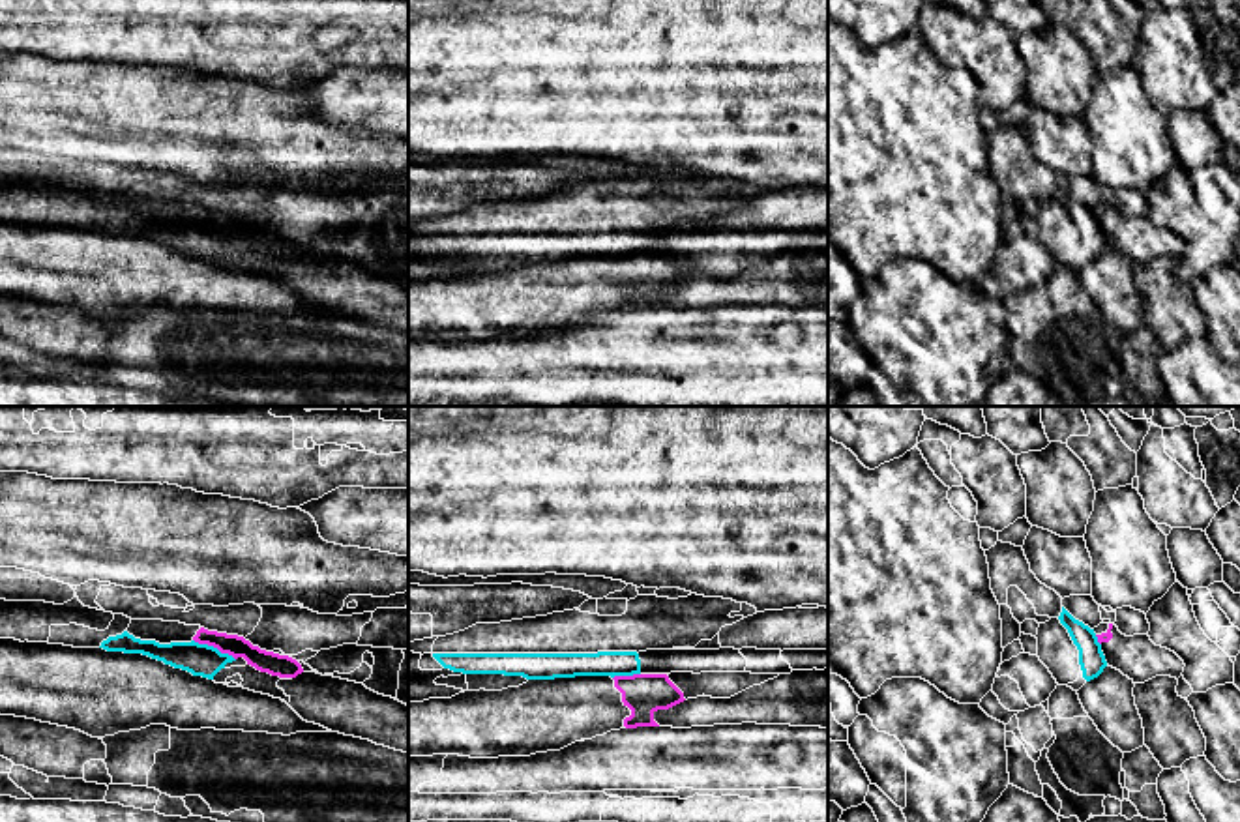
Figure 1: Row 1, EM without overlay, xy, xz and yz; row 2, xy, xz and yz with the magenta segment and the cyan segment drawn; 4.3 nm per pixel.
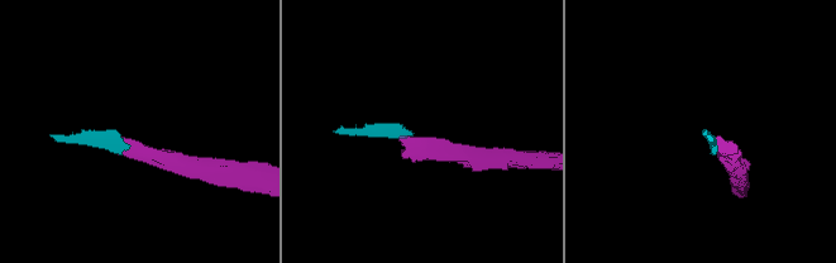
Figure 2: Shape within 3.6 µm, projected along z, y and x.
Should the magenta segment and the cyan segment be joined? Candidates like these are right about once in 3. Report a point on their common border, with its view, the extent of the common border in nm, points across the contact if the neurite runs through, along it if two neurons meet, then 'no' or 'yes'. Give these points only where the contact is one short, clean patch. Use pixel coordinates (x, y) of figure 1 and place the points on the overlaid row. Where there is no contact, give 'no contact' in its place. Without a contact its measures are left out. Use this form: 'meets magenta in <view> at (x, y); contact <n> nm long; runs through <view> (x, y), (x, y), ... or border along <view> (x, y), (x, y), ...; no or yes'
meets magenta in xy at (214, 646); contact 200 nm long; border along xy (193, 639), (212, 645), (235, 660); no

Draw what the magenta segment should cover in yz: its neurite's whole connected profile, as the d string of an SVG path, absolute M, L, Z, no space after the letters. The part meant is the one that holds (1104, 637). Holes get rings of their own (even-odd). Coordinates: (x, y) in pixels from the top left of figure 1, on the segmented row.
M1113 624L1094 627L1109 667L1120 670L1133 683L1144 683L1156 676L1180 678L1184 661L1171 650L1156 646L1148 635L1126 637Z

